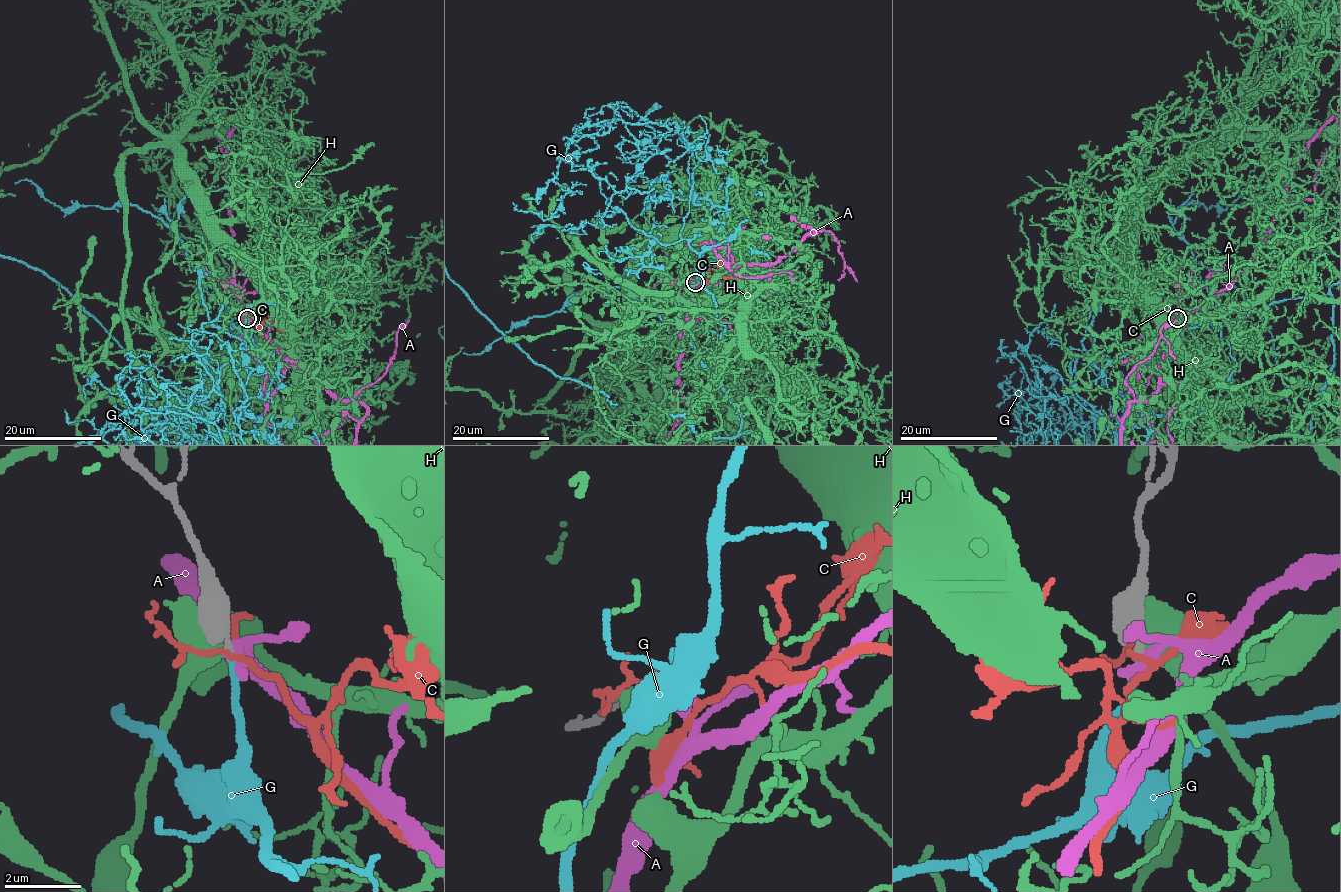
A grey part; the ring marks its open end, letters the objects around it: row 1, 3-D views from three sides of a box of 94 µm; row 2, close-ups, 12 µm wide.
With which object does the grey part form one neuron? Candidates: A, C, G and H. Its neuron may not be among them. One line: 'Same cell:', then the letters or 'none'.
Same cell: G

